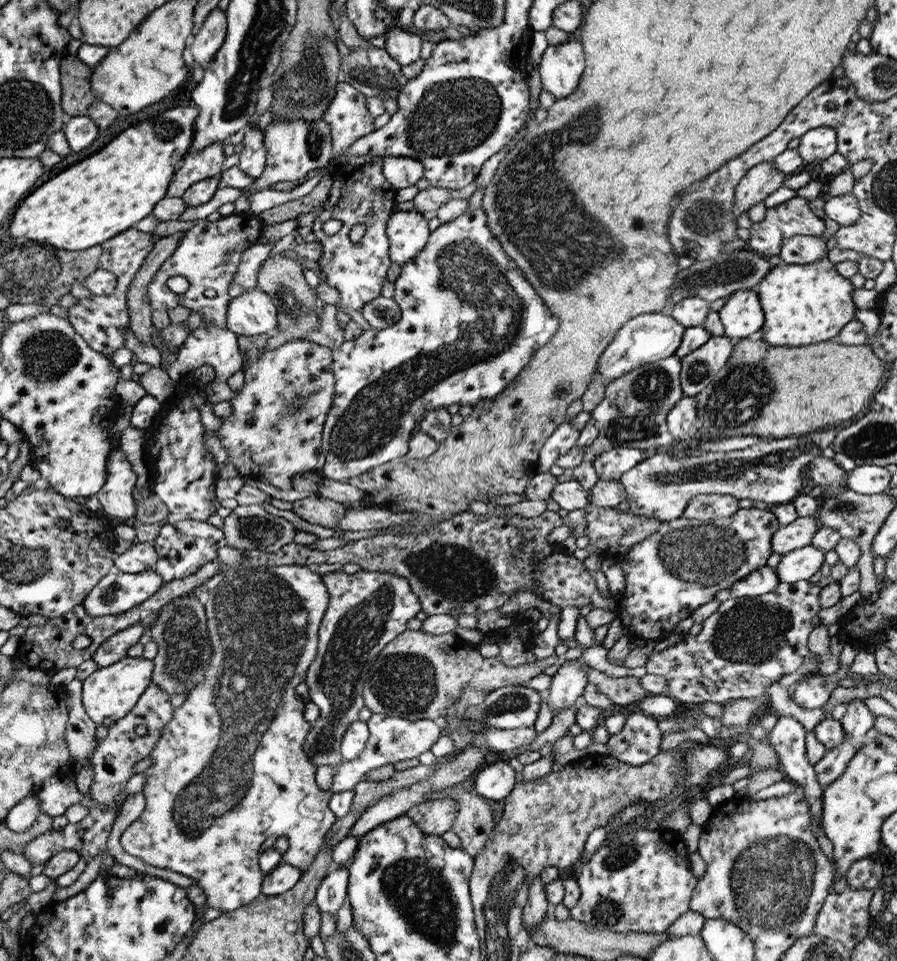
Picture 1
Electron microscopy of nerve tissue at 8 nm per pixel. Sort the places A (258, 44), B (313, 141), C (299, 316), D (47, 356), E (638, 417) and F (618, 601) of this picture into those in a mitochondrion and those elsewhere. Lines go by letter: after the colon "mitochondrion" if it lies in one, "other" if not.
A: mitochondrion
B: mitochondrion
C: mitochondrion
D: mitochondrion
E: mitochondrion
F: other

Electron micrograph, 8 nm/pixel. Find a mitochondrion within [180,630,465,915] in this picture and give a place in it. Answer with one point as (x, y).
(405, 683)

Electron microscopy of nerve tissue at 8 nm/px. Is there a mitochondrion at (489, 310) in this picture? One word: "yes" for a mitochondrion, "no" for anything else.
yes

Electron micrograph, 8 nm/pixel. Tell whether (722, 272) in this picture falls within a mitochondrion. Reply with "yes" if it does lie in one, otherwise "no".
yes

